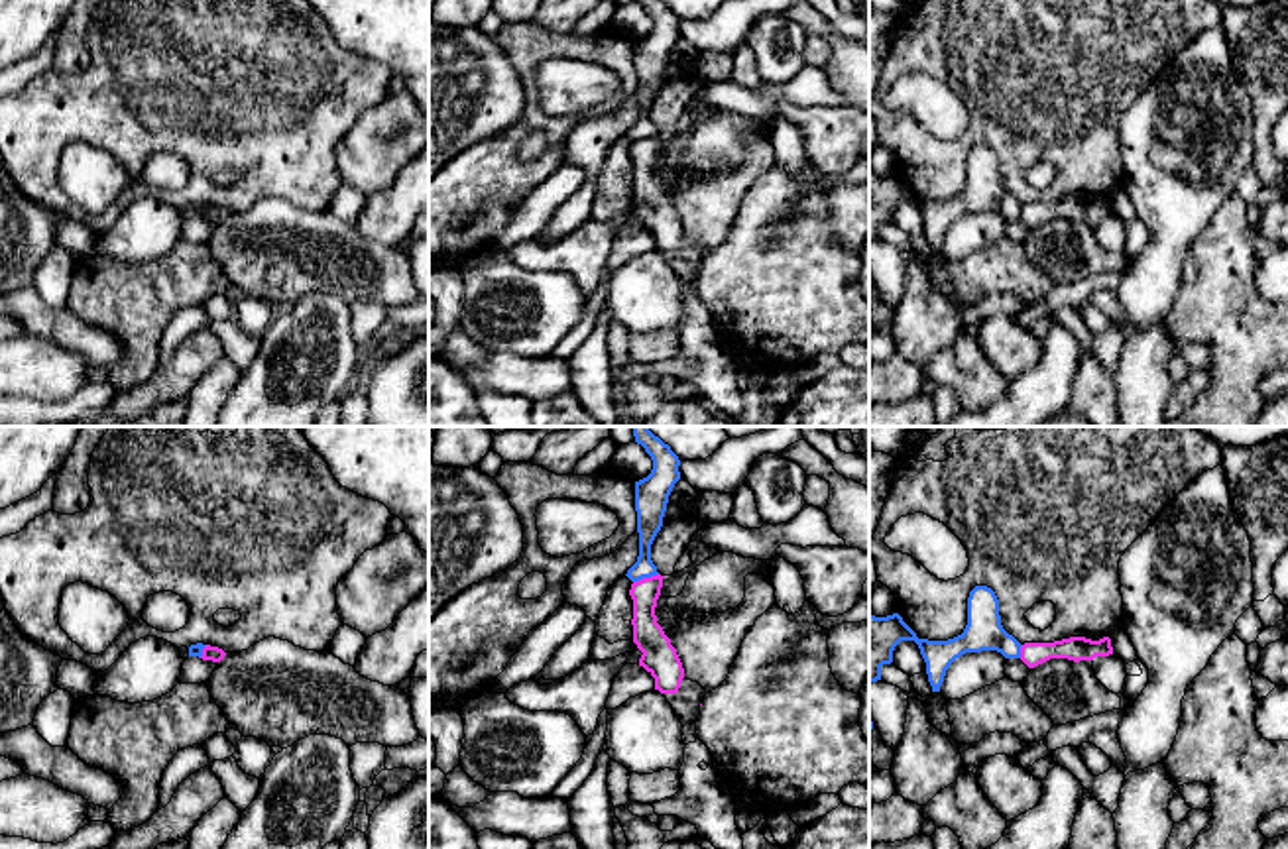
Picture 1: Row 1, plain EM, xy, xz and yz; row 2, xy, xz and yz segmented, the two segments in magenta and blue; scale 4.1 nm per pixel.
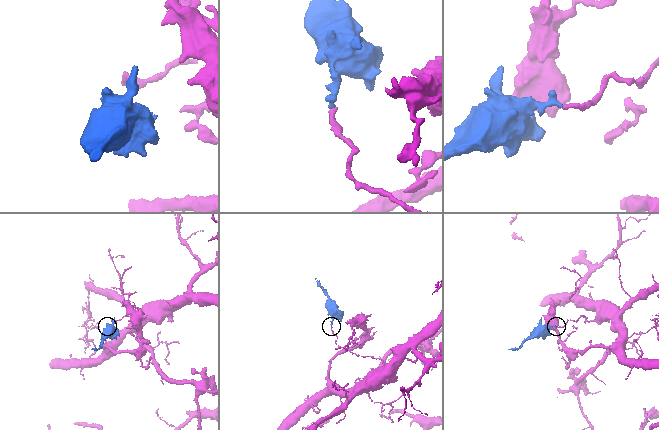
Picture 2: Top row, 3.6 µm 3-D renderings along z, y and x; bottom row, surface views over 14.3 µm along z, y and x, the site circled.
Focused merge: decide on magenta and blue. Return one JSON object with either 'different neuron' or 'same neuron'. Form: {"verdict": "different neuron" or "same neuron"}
{"verdict": "different neuron"}

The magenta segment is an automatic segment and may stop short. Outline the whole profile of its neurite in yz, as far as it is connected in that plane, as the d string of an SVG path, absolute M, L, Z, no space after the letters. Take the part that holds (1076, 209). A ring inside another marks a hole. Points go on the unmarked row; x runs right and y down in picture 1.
M1070 197L1054 202L1025 202L1021 206L1021 220L1028 228L1034 228L1050 218L1068 218L1080 222L1109 214L1113 214L1109 197L1103 197L1099 200L1091 200L1085 197Z

